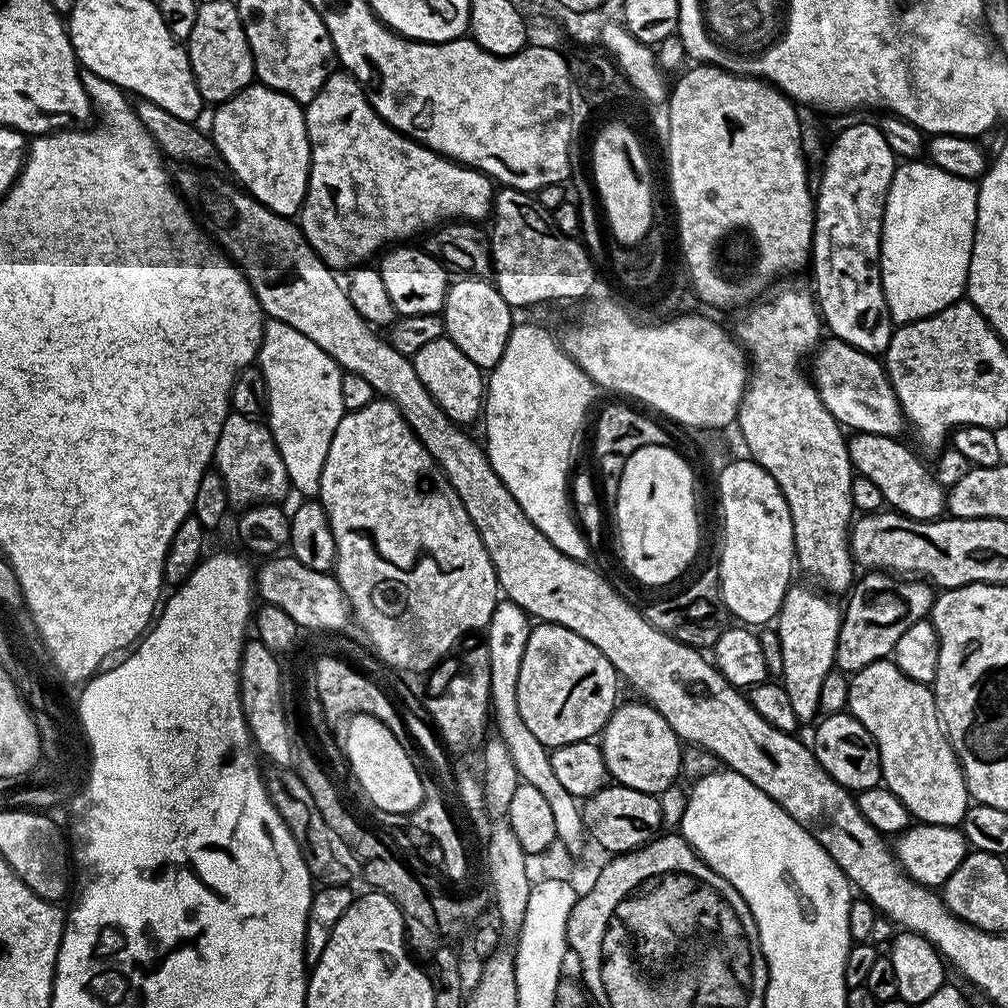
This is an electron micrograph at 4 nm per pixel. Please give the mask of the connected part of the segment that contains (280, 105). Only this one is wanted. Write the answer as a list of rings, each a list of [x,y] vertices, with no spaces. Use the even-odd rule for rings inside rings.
[[[256,82],[243,88],[237,96],[231,96],[213,112],[216,113],[212,116],[210,137],[216,144],[219,159],[224,159],[229,170],[233,172],[231,175],[259,204],[265,204],[270,211],[277,212],[279,216],[295,217],[304,204],[304,195],[308,189],[308,169],[312,166],[312,151],[308,145],[304,108],[297,104],[294,98]]]

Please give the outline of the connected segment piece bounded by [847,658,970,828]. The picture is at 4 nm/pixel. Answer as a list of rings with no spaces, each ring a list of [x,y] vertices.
[[[889,658],[870,662],[862,670],[851,673],[848,682],[847,711],[876,740],[880,755],[880,774],[883,787],[890,789],[906,806],[909,817],[915,818],[922,824],[937,824],[955,828],[963,825],[964,815],[970,803],[968,787],[960,759],[952,749],[948,740],[948,733],[940,722],[940,715],[936,709],[936,696],[929,685],[914,682],[914,678],[906,678],[902,670],[898,670],[895,660]]]

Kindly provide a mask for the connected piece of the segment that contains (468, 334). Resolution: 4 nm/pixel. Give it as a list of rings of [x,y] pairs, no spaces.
[[[464,276],[456,278],[449,283],[448,293],[444,299],[444,336],[454,342],[454,346],[458,346],[458,350],[462,350],[462,354],[466,354],[466,358],[470,358],[470,362],[474,362],[474,366],[478,366],[482,370],[490,370],[498,362],[498,358],[502,358],[502,350],[506,350],[506,342],[510,338],[514,327],[514,309],[506,302],[506,298],[502,298],[502,294],[498,294],[495,283],[491,279],[481,278],[478,276]]]

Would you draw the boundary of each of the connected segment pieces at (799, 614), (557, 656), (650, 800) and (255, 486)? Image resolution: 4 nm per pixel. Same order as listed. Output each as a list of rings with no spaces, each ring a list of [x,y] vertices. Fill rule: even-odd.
[[[789,587],[780,614],[774,621],[776,633],[782,642],[782,687],[786,694],[790,694],[790,706],[797,721],[815,721],[820,712],[818,694],[822,691],[822,678],[833,671],[836,662],[842,608],[839,603],[836,605],[832,601],[835,599],[829,598],[815,587],[796,587]]]
[[[540,622],[531,629],[522,655],[517,686],[518,711],[527,729],[548,750],[561,748],[570,742],[592,740],[595,732],[596,735],[603,733],[605,724],[612,717],[612,711],[618,707],[616,680],[616,667],[606,658],[606,654],[602,654],[602,650],[598,650],[598,646],[574,634],[574,630],[566,630],[566,626]]]
[[[615,782],[587,797],[582,804],[582,813],[587,835],[591,839],[593,836],[608,854],[633,852],[661,831],[662,810],[659,799],[653,793],[630,790]]]
[[[230,412],[224,419],[218,442],[215,444],[213,463],[223,478],[229,503],[237,508],[258,503],[279,503],[291,491],[289,476],[282,456],[268,426],[255,417]]]

